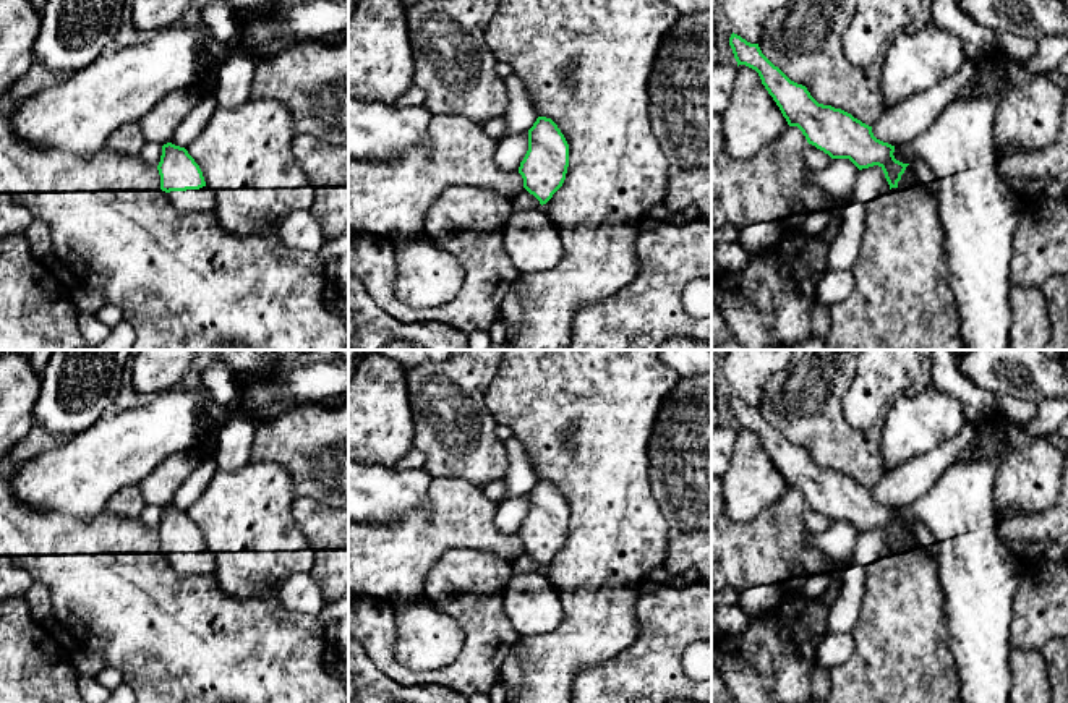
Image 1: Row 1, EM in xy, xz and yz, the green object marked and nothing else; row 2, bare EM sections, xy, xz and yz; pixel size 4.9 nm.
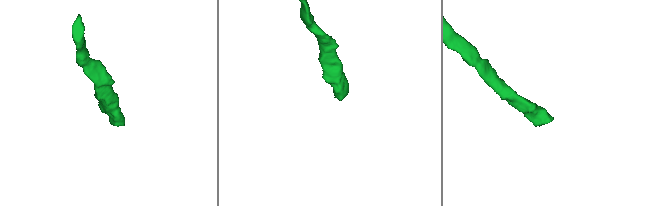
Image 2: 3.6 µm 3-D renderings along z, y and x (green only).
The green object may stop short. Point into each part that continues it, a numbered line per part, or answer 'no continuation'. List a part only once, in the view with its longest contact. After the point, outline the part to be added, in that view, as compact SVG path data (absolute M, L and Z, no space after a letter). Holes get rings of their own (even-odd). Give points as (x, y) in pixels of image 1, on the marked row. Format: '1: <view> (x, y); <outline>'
1: xy (201, 200); M207 186L199 190L170 191L167 194L172 204L182 212L198 214L214 211L216 207L216 191Z

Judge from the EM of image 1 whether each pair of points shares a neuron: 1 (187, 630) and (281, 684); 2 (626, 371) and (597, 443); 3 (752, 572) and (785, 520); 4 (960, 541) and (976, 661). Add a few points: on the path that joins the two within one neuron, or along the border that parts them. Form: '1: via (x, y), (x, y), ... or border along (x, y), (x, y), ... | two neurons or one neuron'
1: via (209, 653), (240, 684), (258, 684) | one neuron
2: via (608, 389), (597, 400), (597, 425) | one neuron
3: via (756, 559), (778, 533) | one neuron
4: via (976, 570), (976, 632) | one neuron

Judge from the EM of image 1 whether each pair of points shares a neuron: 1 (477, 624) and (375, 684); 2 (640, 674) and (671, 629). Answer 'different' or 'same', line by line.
1: different
2: same

